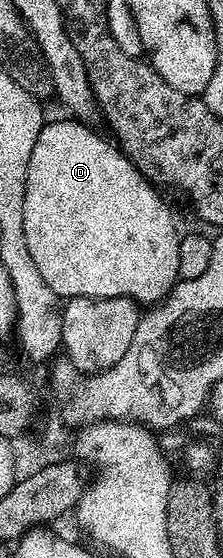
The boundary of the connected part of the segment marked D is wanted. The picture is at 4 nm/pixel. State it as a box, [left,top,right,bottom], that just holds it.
[24,116,180,304]

